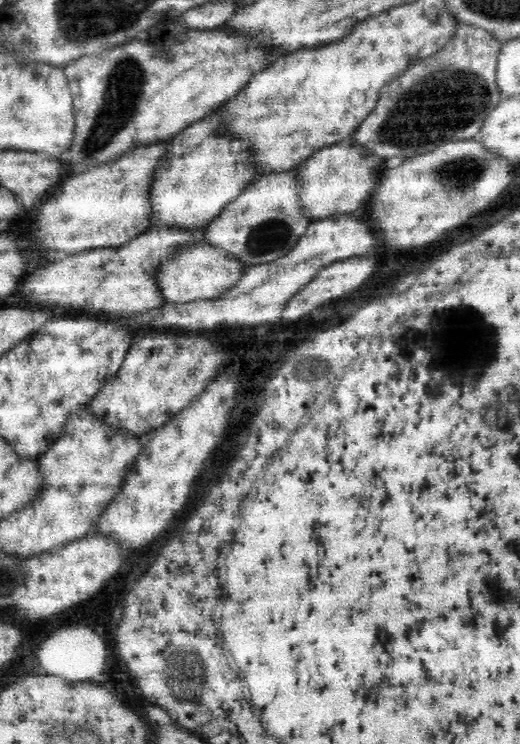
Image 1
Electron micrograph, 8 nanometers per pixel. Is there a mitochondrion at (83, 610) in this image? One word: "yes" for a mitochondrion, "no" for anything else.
no

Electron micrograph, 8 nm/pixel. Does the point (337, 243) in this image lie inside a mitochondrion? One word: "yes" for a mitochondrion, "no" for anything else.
no

